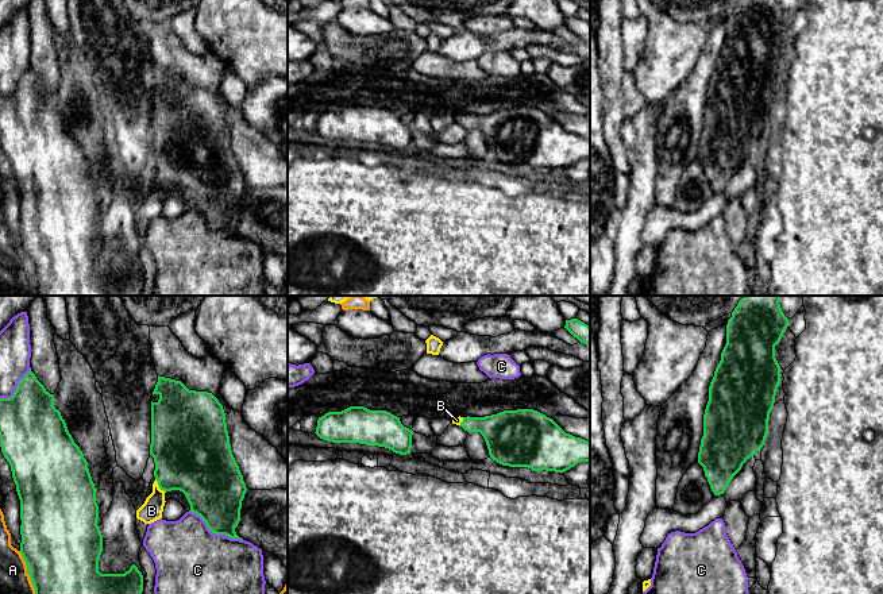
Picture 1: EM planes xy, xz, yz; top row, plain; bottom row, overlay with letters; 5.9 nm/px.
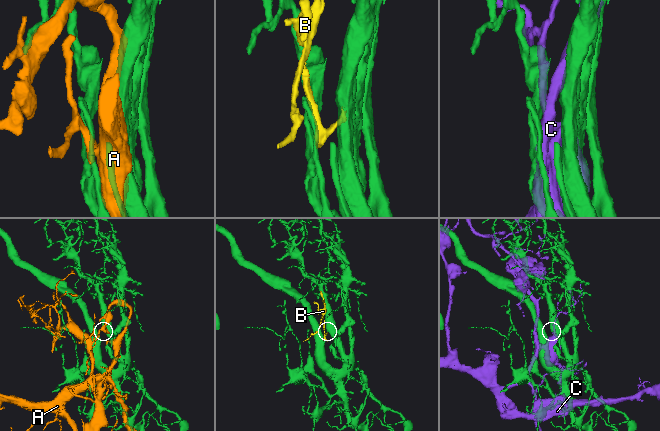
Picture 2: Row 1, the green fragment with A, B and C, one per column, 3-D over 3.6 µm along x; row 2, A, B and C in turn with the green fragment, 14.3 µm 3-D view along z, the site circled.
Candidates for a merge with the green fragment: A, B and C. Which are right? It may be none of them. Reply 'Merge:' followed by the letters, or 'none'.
Merge: B

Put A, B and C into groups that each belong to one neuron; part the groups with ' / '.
A / B / C

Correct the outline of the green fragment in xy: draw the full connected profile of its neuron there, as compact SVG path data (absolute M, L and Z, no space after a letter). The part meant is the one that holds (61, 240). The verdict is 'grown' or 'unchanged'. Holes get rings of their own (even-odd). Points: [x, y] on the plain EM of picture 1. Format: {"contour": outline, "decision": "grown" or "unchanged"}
{"contour": "M30 68L18 81L11 96L0 96L0 144L11 163L20 197L20 251L35 286L35 296L140 296L143 273L135 262L124 271L101 271L99 256L103 232L99 217L95 181L82 148L68 128L61 109L50 92Z", "decision": "unchanged"}

